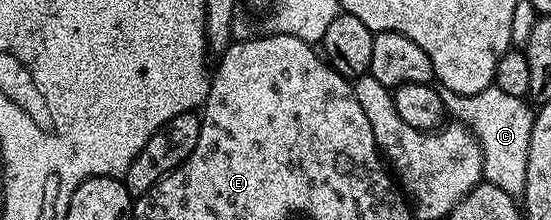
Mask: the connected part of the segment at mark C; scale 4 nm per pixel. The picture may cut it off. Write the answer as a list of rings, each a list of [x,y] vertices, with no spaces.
[[[437,84],[436,90],[446,113],[468,128],[480,142],[483,178],[513,197],[520,197],[526,185],[527,153],[535,115],[532,105],[524,97],[504,93],[495,84],[473,95],[458,95],[442,84]]]

